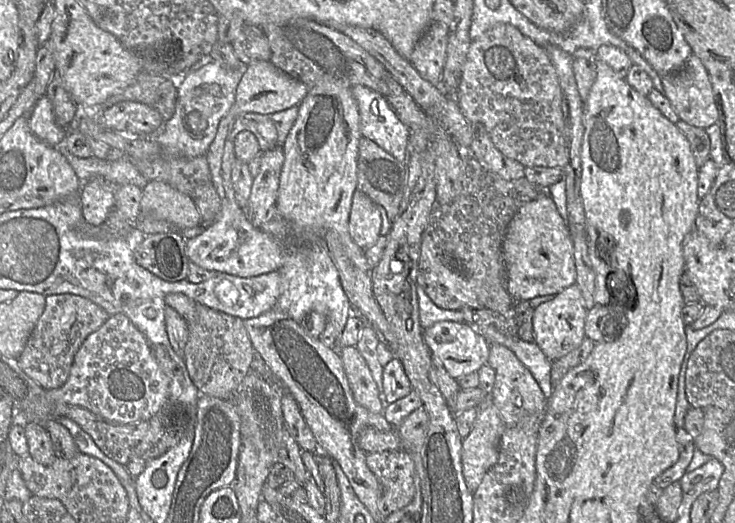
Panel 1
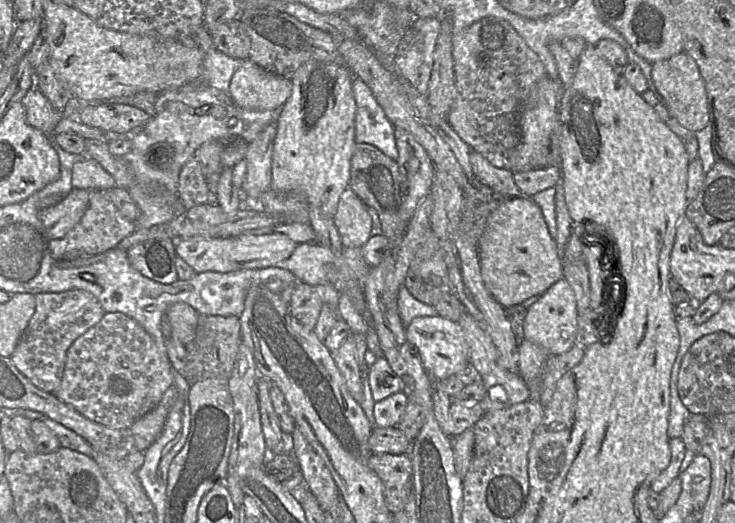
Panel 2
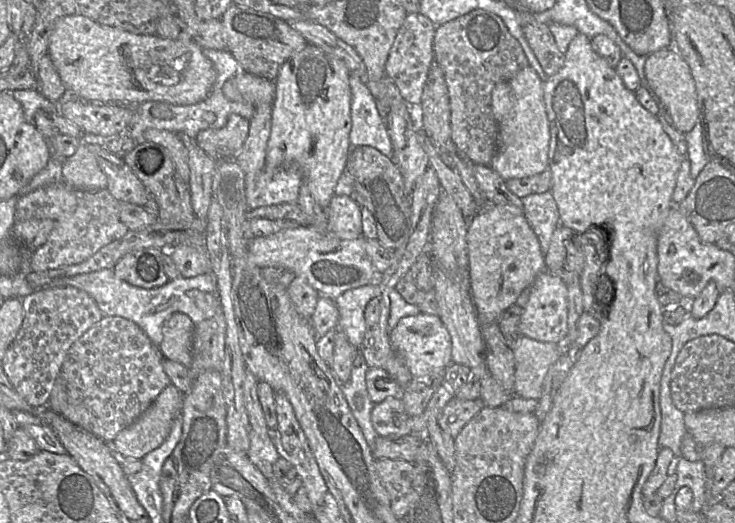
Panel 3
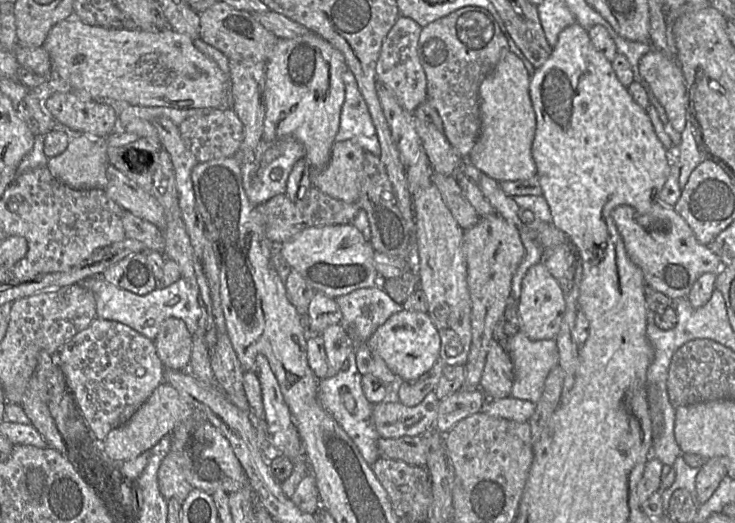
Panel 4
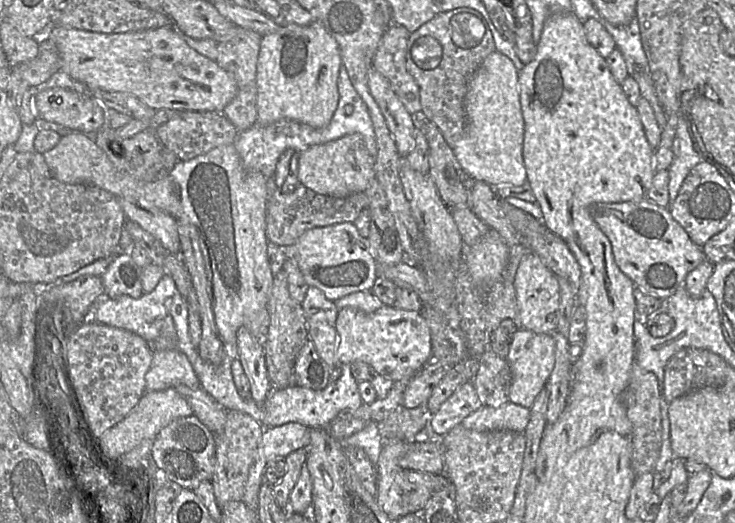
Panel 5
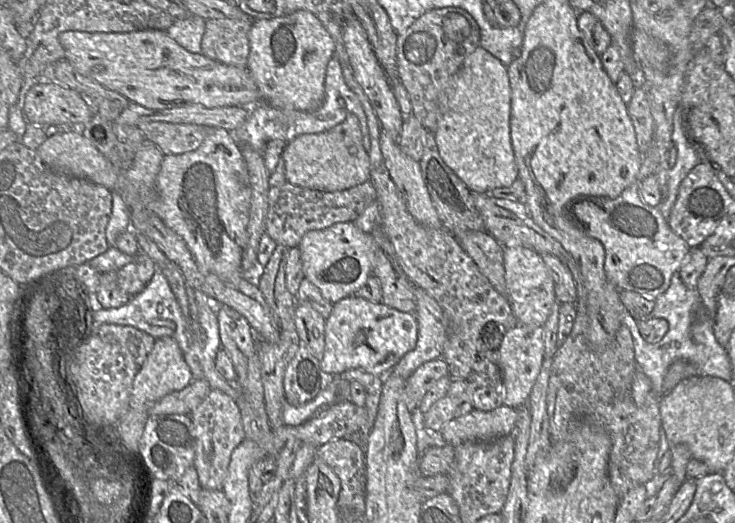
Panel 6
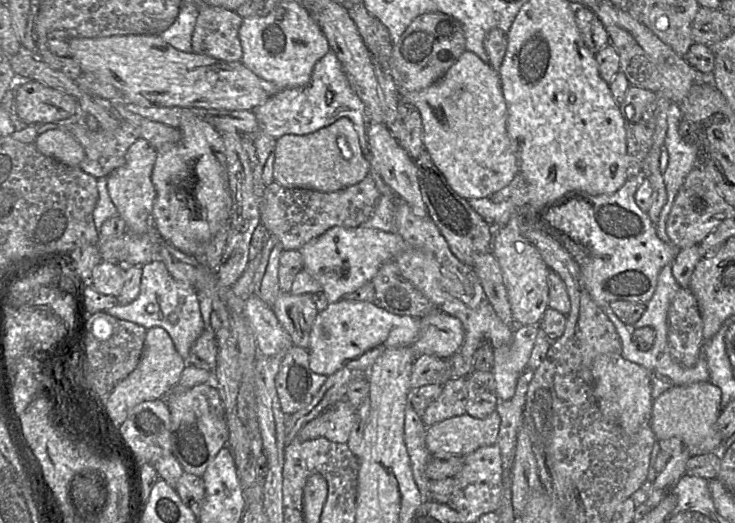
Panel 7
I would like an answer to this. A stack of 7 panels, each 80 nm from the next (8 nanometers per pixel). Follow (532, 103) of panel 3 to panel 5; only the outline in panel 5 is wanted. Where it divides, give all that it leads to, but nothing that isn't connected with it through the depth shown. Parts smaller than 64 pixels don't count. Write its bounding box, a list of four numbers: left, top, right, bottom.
[452,51,526,186]

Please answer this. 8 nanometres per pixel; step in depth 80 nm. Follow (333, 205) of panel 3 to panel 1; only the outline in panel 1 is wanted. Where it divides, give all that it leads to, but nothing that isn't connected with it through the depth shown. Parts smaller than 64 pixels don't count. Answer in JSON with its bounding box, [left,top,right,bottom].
[349,190,382,250]

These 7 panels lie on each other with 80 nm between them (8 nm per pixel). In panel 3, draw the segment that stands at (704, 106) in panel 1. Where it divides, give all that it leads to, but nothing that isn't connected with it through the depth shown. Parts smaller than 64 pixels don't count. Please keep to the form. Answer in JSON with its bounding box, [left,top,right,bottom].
[644,48,699,133]

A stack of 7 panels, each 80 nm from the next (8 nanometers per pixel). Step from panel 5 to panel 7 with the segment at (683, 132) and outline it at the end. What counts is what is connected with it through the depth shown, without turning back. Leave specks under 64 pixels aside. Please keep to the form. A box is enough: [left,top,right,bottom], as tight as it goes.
[655,103,699,243]

